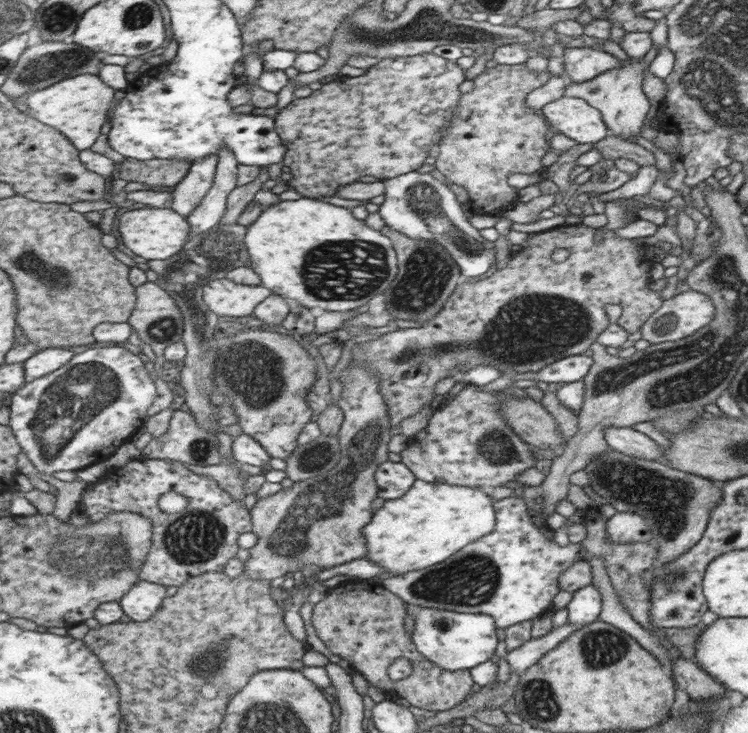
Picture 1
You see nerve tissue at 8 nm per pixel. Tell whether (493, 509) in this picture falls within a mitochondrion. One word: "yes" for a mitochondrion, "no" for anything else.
no

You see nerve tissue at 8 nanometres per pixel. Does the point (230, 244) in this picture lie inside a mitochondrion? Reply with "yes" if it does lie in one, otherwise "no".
yes

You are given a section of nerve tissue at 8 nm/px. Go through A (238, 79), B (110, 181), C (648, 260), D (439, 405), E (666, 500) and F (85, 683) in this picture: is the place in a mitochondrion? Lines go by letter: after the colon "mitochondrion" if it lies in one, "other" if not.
A: other
B: other
C: other
D: other
E: mitochondrion
F: other

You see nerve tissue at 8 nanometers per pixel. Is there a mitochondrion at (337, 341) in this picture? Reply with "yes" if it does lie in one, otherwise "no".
no

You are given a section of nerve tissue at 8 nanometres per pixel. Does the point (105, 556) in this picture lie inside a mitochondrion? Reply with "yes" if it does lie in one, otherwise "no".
yes

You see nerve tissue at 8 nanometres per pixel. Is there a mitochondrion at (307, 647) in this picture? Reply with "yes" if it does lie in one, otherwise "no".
no

